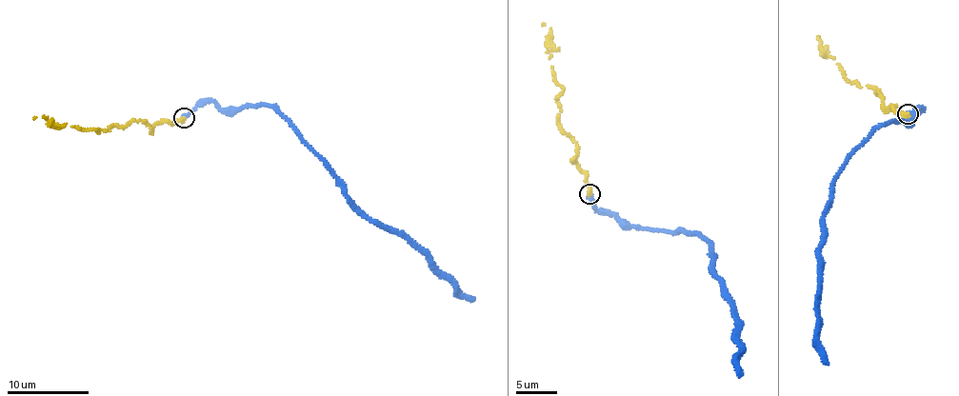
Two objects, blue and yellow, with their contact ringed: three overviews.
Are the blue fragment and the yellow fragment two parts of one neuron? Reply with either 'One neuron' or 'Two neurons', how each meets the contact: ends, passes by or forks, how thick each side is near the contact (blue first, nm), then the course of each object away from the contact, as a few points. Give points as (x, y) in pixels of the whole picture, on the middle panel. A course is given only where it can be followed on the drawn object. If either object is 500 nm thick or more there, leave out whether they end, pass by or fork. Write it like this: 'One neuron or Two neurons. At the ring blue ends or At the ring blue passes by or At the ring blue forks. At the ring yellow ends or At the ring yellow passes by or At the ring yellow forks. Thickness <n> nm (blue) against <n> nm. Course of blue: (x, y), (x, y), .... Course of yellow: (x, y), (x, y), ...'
One neuron. At the ring blue ends. At the ring yellow ends. Thickness 400 nm (blue) against 440 nm. Course of blue: (589, 194), (593, 205), (620, 221), (696, 232), (709, 245), (714, 270), (724, 280), (736, 325), (738, 377). Course of yellow: (589, 194), (575, 158), (576, 142), (559, 122), (557, 94), (562, 91), (549, 59), (549, 29), (542, 24)

